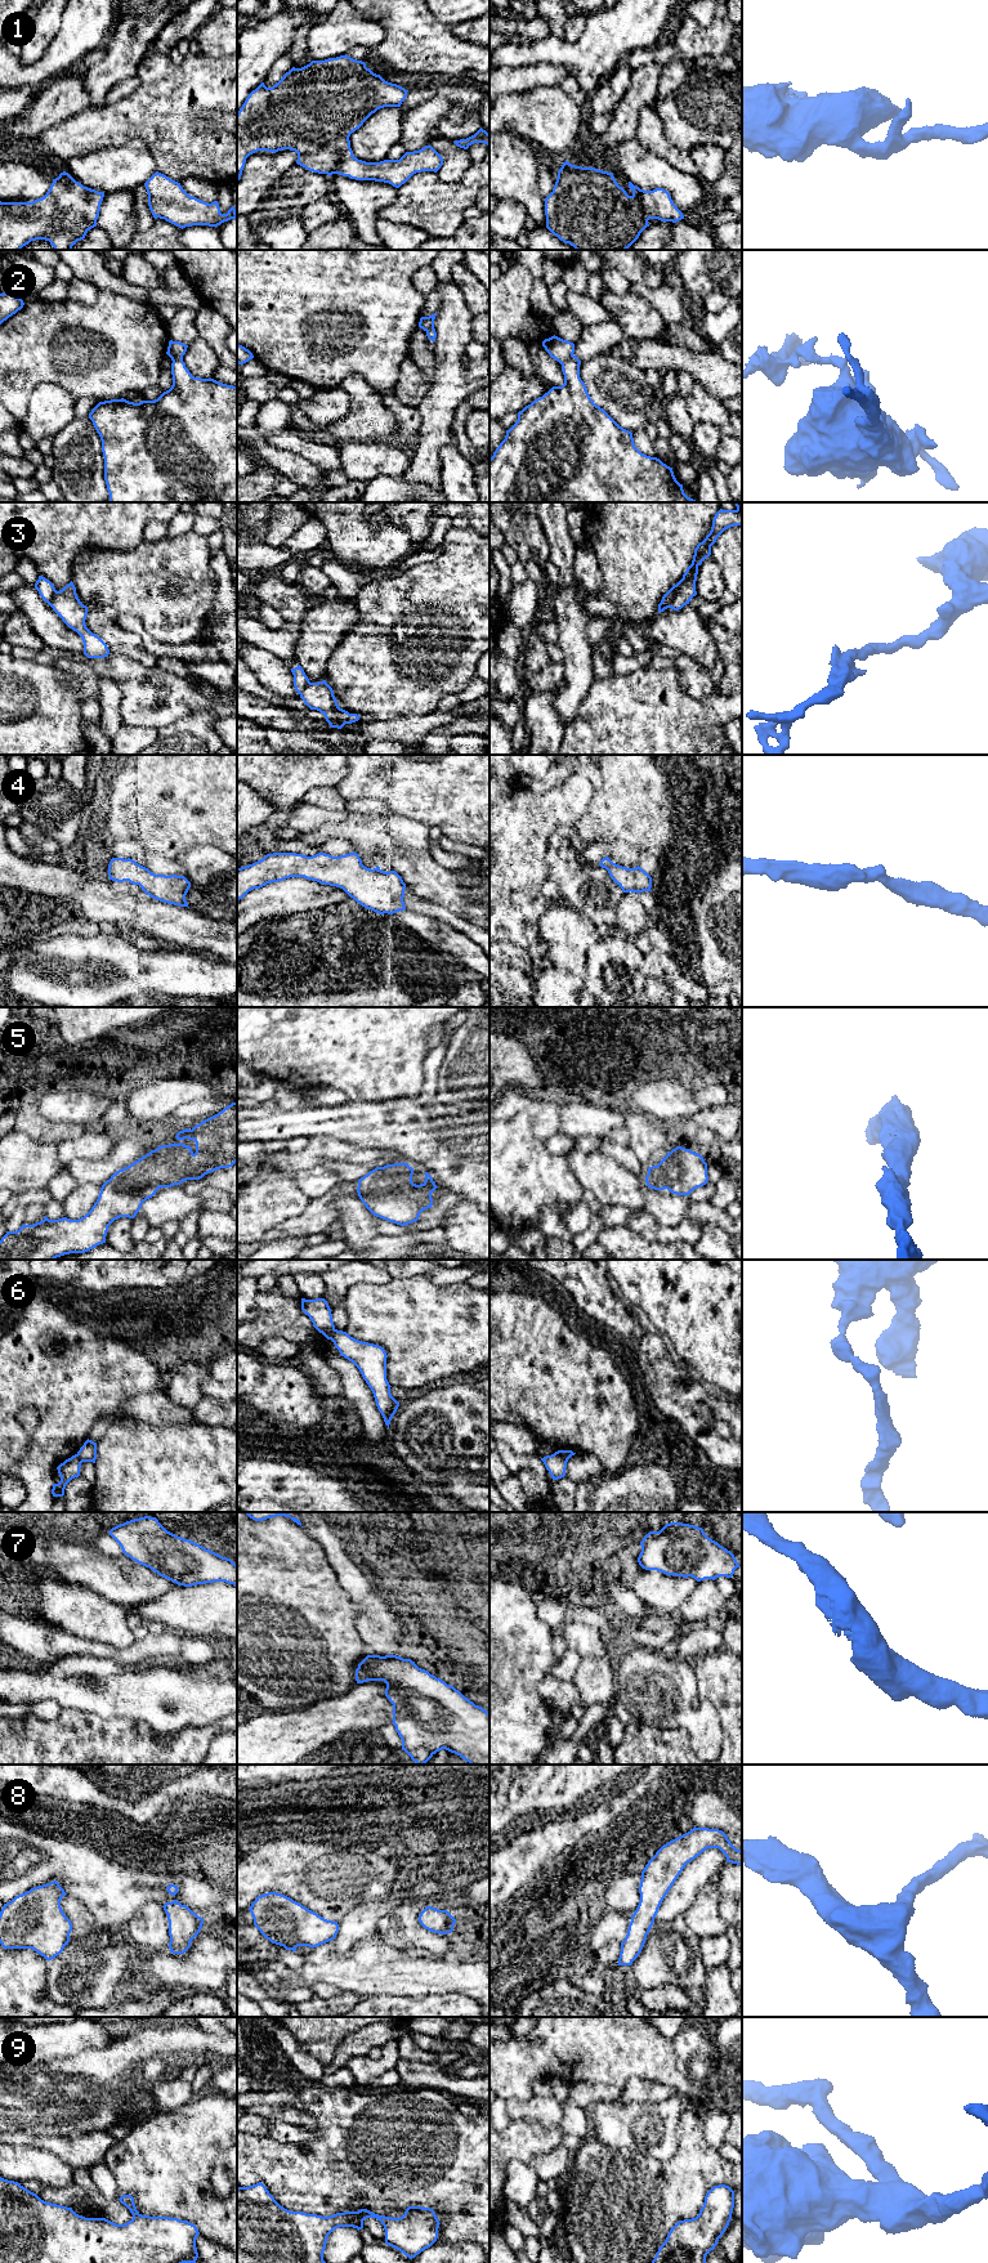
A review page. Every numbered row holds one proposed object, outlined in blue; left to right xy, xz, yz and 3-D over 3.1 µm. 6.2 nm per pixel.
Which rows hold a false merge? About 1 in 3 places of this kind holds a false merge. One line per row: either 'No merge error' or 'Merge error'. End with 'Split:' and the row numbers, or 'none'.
1: No merge error
2: Merge error
3: Merge error
4: No merge error
5: No merge error
6: Merge error
7: No merge error
8: No merge error
9: No merge error
Split: 2, 3, 6

